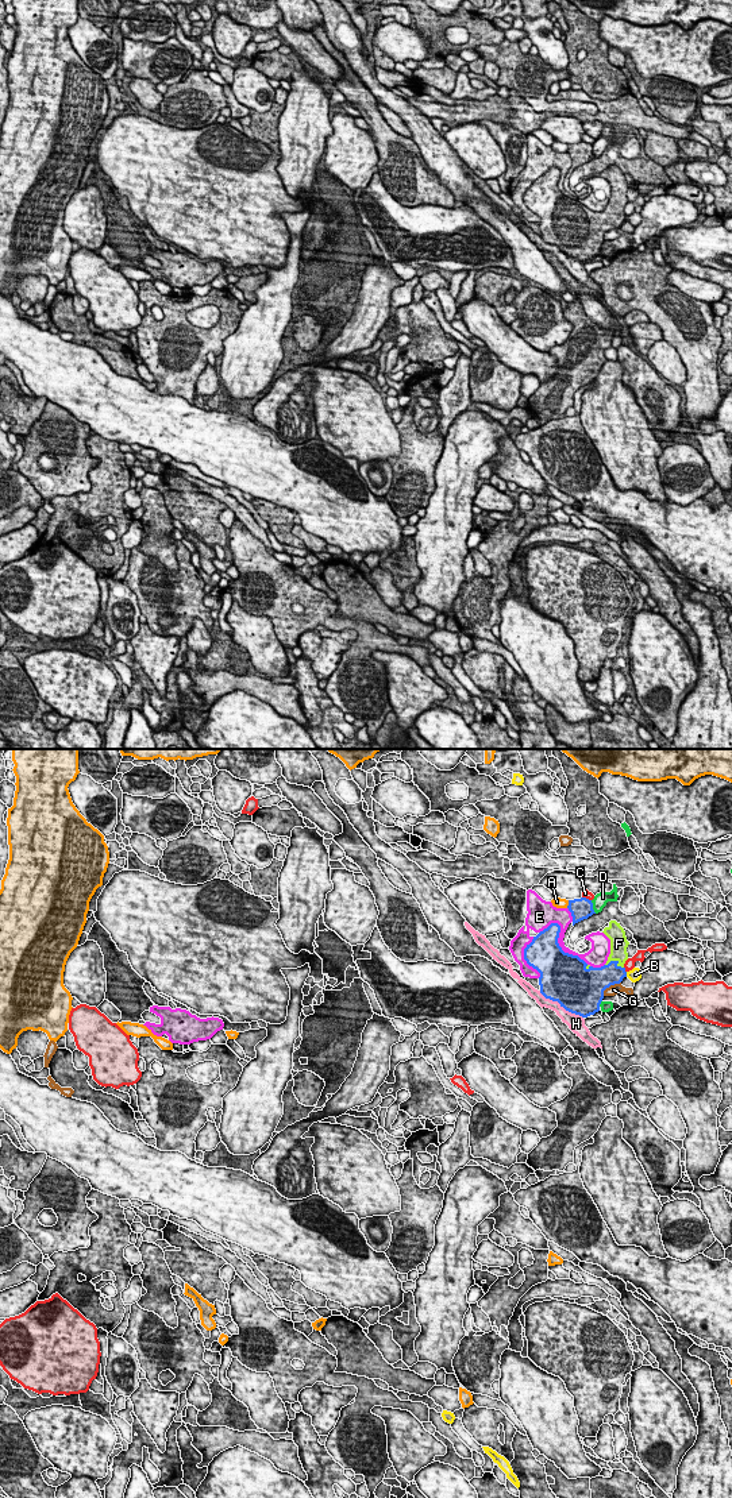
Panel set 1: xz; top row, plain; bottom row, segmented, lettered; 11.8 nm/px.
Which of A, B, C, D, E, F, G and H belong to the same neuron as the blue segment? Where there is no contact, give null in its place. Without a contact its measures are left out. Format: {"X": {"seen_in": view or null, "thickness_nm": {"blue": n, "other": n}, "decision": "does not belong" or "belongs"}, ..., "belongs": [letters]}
{"A": {"seen_in": "xz", "thickness_nm": {"blue": 260, "other": 130}, "decision": "does not belong"}, "B": {"seen_in": "xz", "thickness_nm": {"blue": 260, "other": 160}, "decision": "does not belong"}, "C": {"seen_in": "xz", "thickness_nm": {"blue": 260, "other": 130}, "decision": "does not belong"}, "D": {"seen_in": "xz", "thickness_nm": {"blue": 260, "other": 170}, "decision": "does not belong"}, "E": {"seen_in": "xz", "thickness_nm": {"blue": 420, "other": 140}, "decision": "does not belong"}, "F": {"seen_in": "xz", "thickness_nm": {"blue": 260, "other": 220}, "decision": "belongs"}, "G": {"seen_in": "xz", "thickness_nm": {"blue": 380, "other": 130}, "decision": "does not belong"}, "H": {"seen_in": "xz", "thickness_nm": {"blue": 500, "other": 170}, "decision": "does not belong"}, "belongs": ["F"]}

